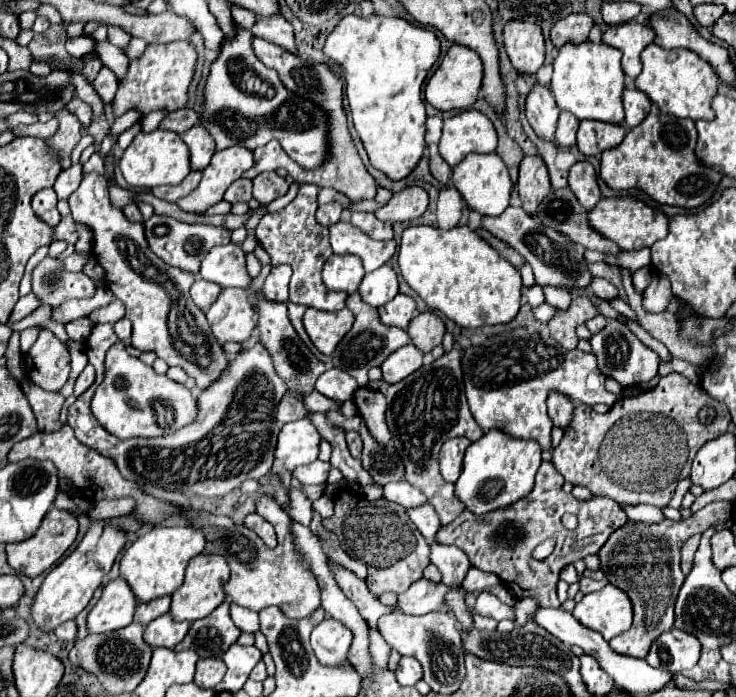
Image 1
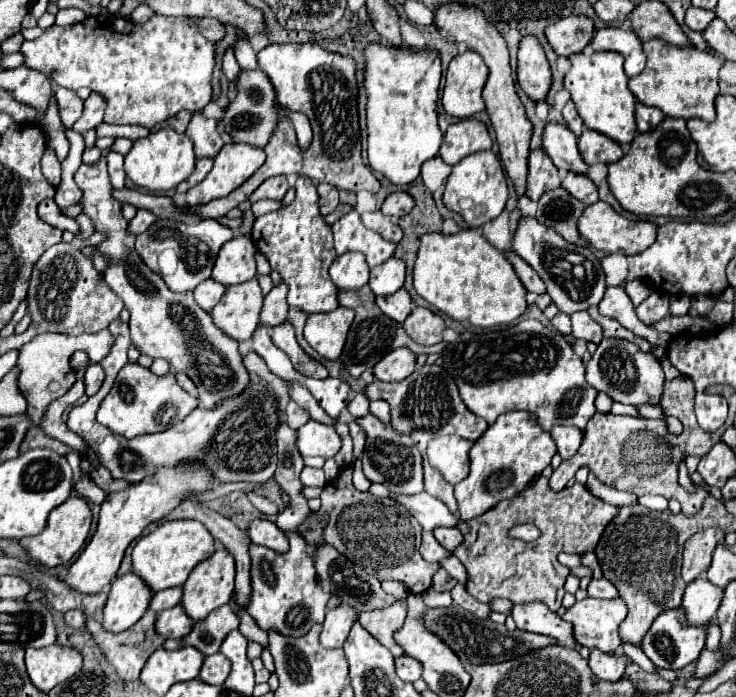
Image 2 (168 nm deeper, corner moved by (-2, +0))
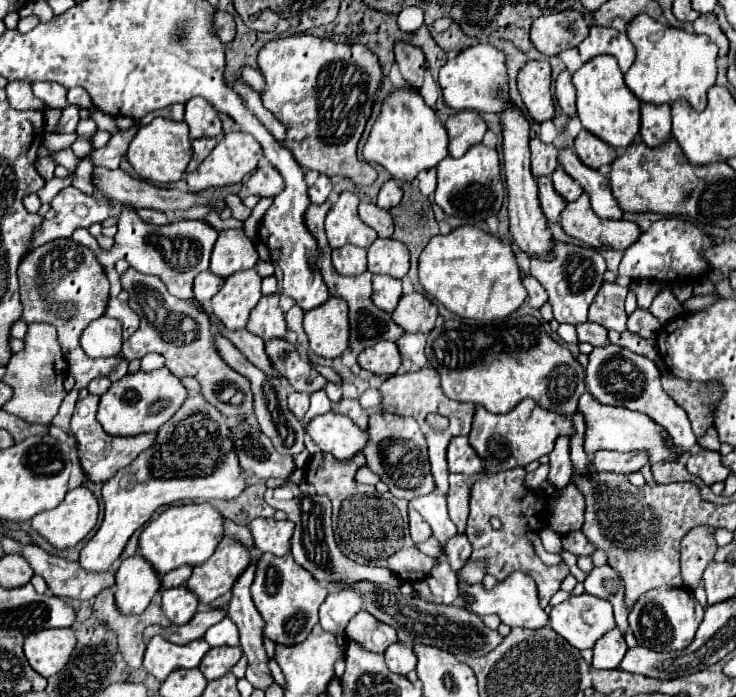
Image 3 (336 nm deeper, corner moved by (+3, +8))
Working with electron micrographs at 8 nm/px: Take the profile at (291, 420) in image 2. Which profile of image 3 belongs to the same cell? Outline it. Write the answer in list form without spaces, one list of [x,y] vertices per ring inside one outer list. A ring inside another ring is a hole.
[[[298,392],[288,394],[288,408],[292,410],[292,414],[296,418],[302,418],[306,414],[308,406],[310,406],[310,396],[308,394],[302,394],[302,392],[300,394]]]

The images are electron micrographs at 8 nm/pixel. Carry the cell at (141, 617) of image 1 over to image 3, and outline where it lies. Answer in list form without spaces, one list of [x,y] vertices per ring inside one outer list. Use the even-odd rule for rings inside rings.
[[[180,566],[180,568],[170,570],[166,576],[162,576],[162,590],[186,584],[186,580],[190,578],[190,574],[192,574],[192,566]]]

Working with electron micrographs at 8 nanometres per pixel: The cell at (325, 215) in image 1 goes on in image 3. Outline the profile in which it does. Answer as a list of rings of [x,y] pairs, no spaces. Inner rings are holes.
[[[320,176],[320,178],[316,180],[316,184],[308,188],[308,196],[310,196],[310,200],[312,200],[314,204],[326,202],[326,198],[330,196],[330,192],[332,192],[332,182],[330,182],[328,176]]]

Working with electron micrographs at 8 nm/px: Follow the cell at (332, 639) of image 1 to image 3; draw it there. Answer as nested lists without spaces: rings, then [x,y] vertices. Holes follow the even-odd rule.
[[[342,588],[340,592],[330,594],[320,606],[320,626],[326,632],[342,632],[350,618],[364,608],[362,594],[354,588]]]

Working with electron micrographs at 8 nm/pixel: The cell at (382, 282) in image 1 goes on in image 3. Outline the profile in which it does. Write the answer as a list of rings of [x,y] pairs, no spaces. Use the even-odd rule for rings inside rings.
[[[376,238],[368,248],[368,270],[372,274],[388,274],[394,278],[404,278],[410,268],[408,248],[392,238]]]

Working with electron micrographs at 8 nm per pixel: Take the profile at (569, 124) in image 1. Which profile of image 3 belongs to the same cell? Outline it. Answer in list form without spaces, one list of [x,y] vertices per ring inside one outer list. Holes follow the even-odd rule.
[[[562,70],[556,78],[556,100],[568,116],[576,116],[576,90],[572,86],[572,72],[568,70]]]

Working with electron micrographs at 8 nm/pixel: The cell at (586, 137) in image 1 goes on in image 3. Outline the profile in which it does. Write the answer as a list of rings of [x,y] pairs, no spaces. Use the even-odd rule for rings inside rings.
[[[582,130],[574,142],[574,154],[586,164],[588,168],[598,170],[604,164],[612,164],[616,158],[616,150],[608,144],[602,144],[596,136],[590,136],[590,132]]]

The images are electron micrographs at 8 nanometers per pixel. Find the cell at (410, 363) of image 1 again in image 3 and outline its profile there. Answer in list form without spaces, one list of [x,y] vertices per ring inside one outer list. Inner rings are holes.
[[[378,342],[372,348],[366,348],[358,354],[358,364],[362,370],[368,370],[372,374],[394,376],[402,360],[394,342]]]

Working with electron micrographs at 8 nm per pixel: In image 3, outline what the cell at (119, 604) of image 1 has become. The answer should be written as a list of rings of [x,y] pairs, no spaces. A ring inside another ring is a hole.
[[[142,556],[122,562],[116,572],[116,604],[124,614],[142,614],[160,590],[160,576]]]

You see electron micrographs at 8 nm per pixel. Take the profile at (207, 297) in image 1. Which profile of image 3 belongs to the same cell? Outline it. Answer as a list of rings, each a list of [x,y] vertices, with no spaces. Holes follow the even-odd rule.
[[[210,270],[200,272],[200,274],[196,276],[196,280],[194,280],[194,294],[196,294],[196,300],[198,300],[200,304],[208,306],[210,300],[212,300],[212,296],[222,288],[222,284],[224,284],[224,278],[212,274]]]

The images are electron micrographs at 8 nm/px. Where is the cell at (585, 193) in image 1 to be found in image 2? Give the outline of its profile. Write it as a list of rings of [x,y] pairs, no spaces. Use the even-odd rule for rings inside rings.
[[[567,172],[565,180],[563,180],[563,188],[575,196],[577,200],[581,200],[583,204],[593,204],[599,200],[597,194],[597,186],[595,182],[587,176],[587,174],[575,174],[575,172]]]

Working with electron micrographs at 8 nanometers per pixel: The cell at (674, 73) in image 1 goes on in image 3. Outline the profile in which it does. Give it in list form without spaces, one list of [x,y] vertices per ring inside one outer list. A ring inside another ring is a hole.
[[[648,14],[634,16],[626,34],[636,48],[636,60],[624,74],[624,80],[640,102],[672,104],[674,100],[684,98],[696,112],[706,108],[706,92],[716,82],[718,46],[714,46],[706,36],[664,26]]]

